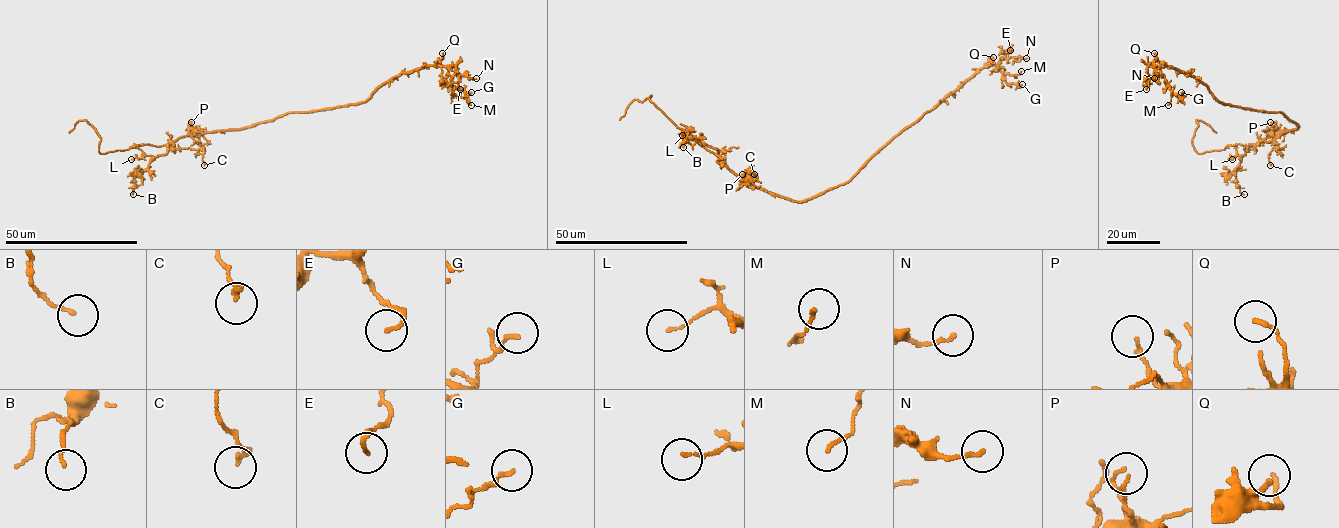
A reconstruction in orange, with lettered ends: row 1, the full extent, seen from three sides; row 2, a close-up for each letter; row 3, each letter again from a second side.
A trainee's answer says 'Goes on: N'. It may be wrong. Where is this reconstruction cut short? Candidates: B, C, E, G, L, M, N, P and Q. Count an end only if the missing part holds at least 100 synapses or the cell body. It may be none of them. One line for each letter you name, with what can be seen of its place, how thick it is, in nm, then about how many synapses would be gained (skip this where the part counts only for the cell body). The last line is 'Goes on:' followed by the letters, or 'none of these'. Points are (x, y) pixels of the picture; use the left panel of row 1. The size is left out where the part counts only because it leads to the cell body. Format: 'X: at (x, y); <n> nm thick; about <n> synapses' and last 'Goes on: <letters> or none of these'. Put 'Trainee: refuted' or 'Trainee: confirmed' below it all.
Goes on: none of these
Trainee: refuted

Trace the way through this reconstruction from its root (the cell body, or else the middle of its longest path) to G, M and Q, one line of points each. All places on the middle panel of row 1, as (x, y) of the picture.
G: (823, 193), (845, 184), (903, 129), (983, 67), (998, 64), (996, 68), (1008, 84), (1022, 84)
M: (823, 193), (845, 184), (903, 129), (983, 67), (998, 64), (998, 70), (1010, 75), (1021, 71)
Q: (823, 193), (845, 184), (903, 129), (937, 106), (993, 60), (993, 57)

